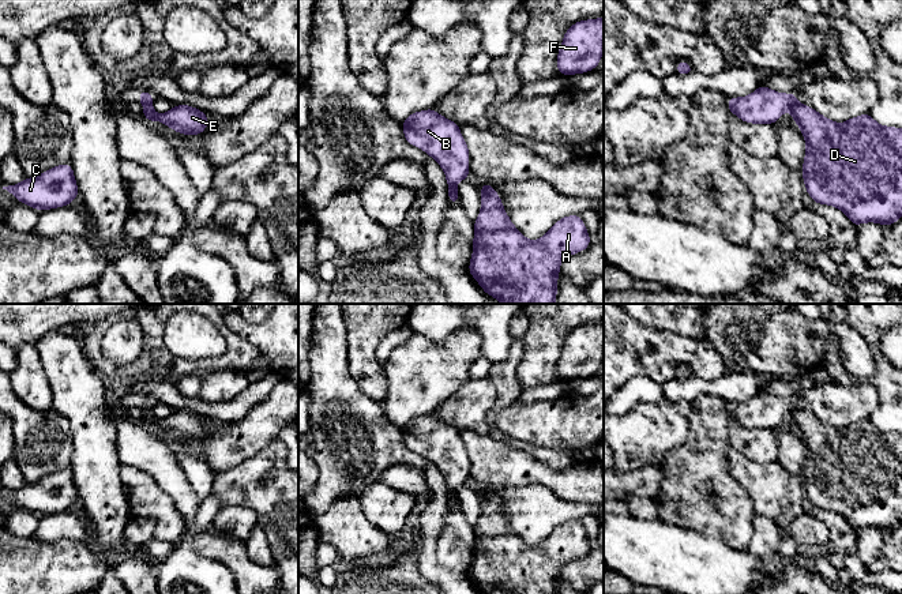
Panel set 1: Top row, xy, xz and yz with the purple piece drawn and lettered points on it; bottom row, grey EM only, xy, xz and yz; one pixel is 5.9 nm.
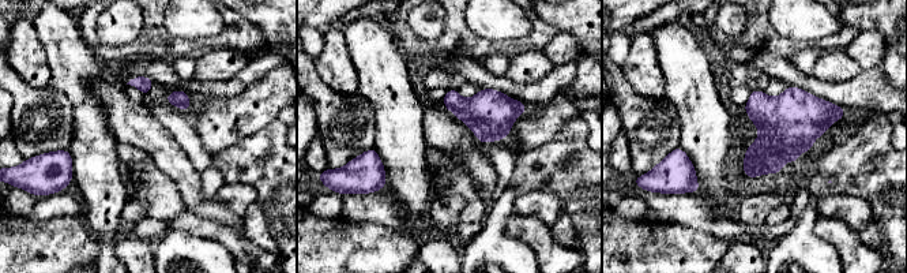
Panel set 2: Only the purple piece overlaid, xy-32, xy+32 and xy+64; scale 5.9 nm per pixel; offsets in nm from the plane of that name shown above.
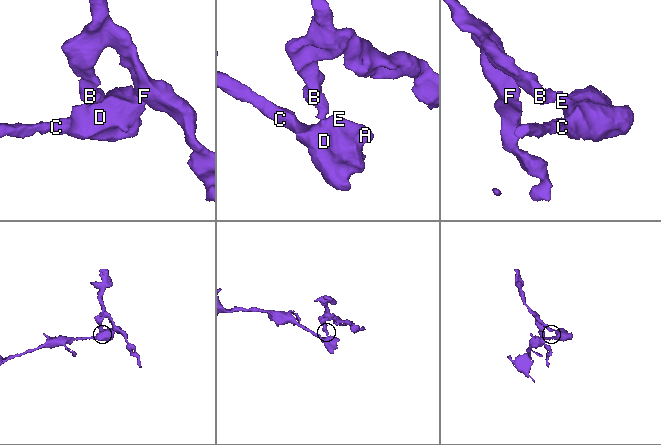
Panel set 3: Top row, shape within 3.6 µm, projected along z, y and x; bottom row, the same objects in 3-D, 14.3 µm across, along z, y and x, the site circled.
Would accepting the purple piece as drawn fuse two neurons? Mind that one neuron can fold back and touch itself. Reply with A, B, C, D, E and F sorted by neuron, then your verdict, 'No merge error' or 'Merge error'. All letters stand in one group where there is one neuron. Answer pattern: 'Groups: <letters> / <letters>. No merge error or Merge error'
Groups: A C D E / B F. Merge error

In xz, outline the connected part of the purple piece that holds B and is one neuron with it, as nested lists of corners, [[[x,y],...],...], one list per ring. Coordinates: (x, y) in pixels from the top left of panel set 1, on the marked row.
[[[429,108],[411,113],[402,128],[409,144],[421,147],[443,168],[450,191],[456,189],[461,180],[470,178],[469,147],[459,124]]]

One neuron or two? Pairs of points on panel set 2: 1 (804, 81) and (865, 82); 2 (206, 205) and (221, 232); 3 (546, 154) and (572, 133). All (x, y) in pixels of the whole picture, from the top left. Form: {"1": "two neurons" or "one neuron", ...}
{"1": "one neuron", "2": "two neurons", "3": "one neuron"}

